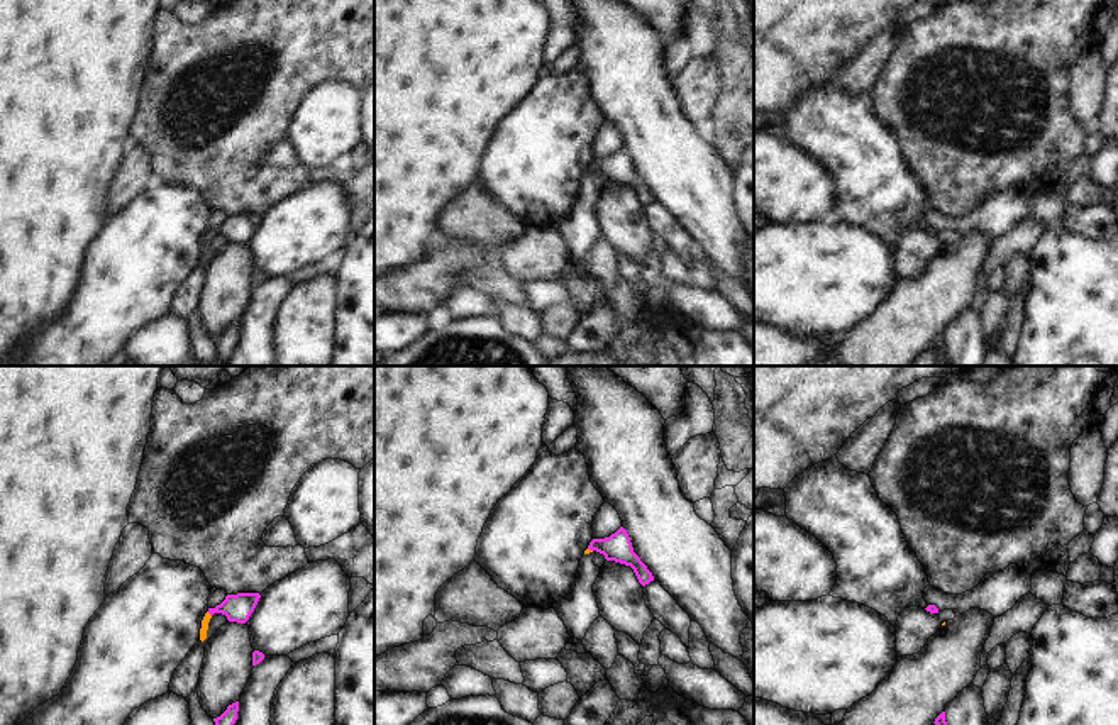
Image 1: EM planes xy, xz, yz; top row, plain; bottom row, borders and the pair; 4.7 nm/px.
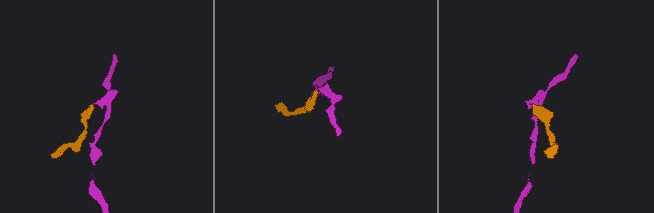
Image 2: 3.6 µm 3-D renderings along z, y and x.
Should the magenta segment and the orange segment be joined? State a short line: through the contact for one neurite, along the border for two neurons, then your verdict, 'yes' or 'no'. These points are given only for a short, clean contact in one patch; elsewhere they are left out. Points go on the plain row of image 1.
xz (617, 168), (590, 170), (586, 171) | yes

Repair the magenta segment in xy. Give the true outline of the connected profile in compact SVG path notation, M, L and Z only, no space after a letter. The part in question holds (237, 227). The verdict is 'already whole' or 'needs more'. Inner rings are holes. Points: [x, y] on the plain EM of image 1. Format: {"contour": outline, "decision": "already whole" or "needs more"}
{"contour": "M237 213L227 215L225 220L215 229L208 229L202 241L200 261L207 259L208 242L213 234L222 234L229 242L246 244L254 232L261 215L259 213Z", "decision": "needs more"}

